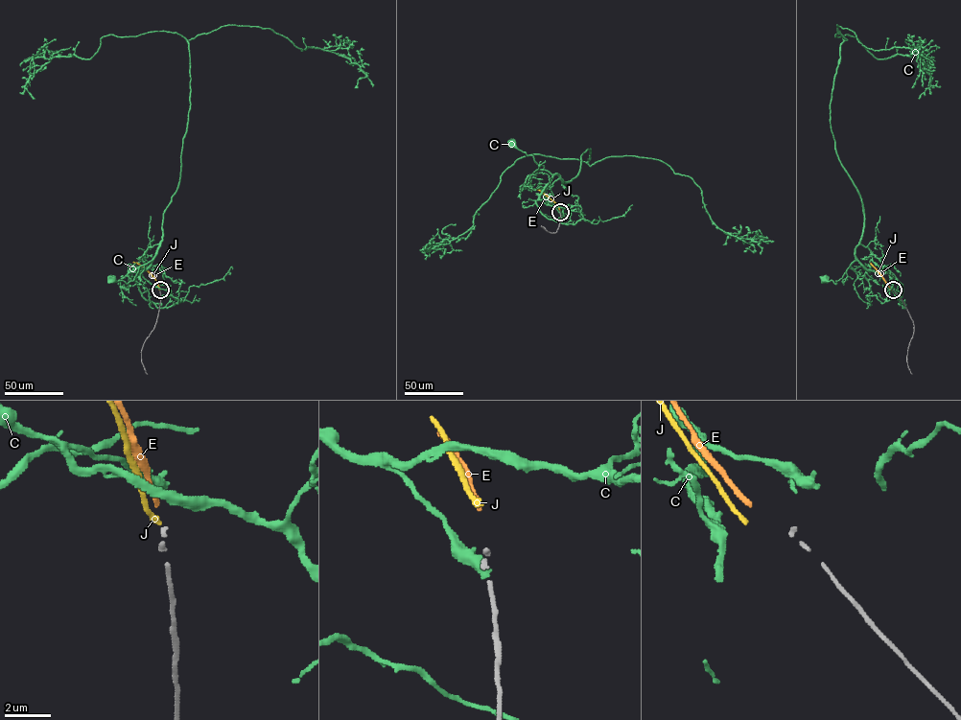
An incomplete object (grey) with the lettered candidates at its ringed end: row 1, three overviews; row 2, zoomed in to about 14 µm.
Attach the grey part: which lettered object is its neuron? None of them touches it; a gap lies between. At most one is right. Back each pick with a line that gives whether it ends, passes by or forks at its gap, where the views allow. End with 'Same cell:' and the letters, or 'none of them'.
Same cell: none of them

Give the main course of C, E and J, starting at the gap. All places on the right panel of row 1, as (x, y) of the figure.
C: (893, 288), (880, 274), (867, 270), (856, 260), (835, 284), (825, 279)
E: (891, 289), (870, 262)
J: (890, 290), (869, 262)

